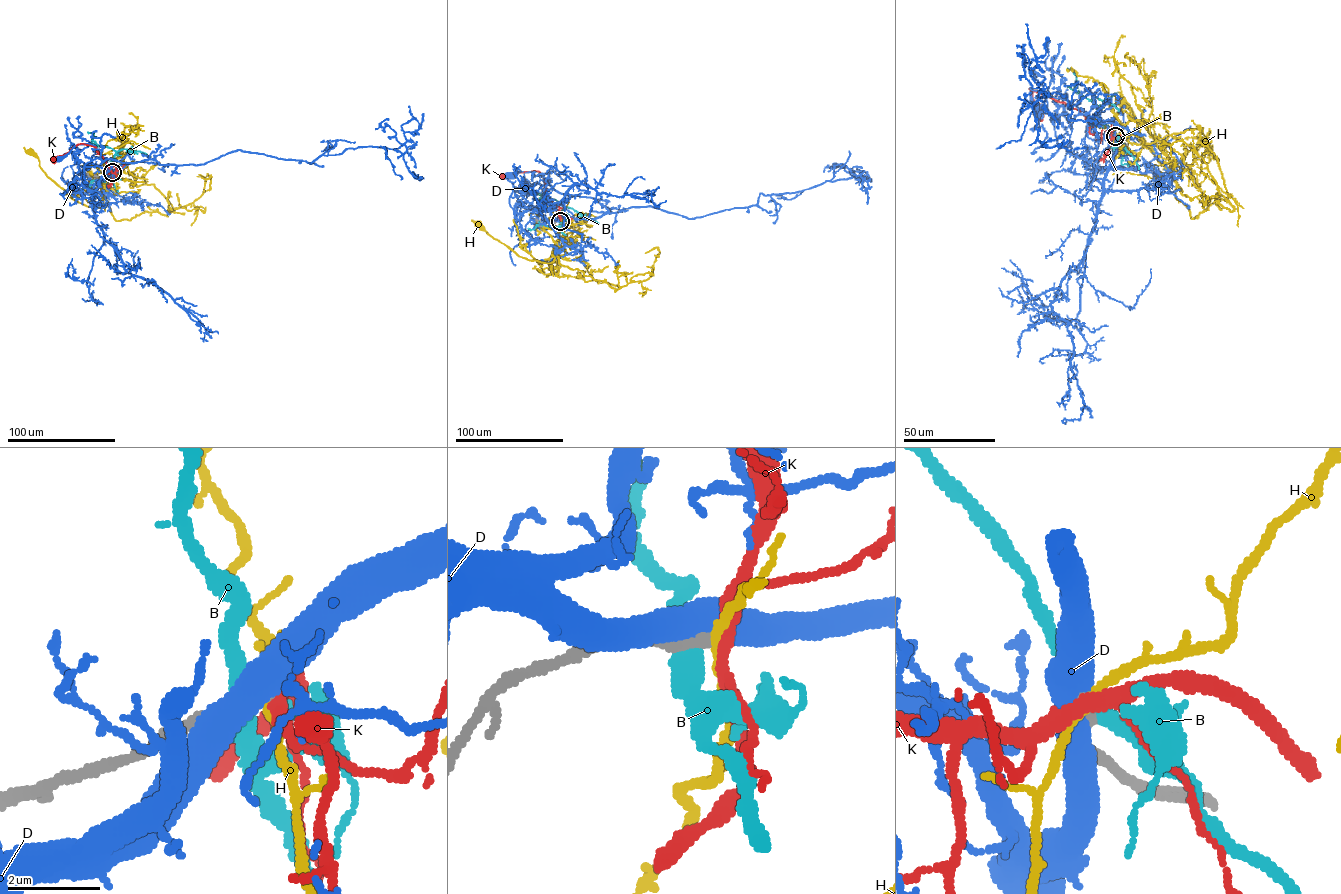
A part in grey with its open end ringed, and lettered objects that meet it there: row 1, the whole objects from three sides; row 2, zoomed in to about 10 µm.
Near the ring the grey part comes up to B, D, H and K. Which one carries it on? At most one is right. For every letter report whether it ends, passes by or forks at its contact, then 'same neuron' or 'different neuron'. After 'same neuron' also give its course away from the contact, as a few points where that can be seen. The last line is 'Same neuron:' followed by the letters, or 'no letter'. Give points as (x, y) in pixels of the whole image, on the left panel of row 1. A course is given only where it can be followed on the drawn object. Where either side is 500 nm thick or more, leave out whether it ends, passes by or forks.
B: it passes by; different neuron
D: different neuron
H: it passes by; different neuron
K: it forks; different neuron
Same neuron: no letter

